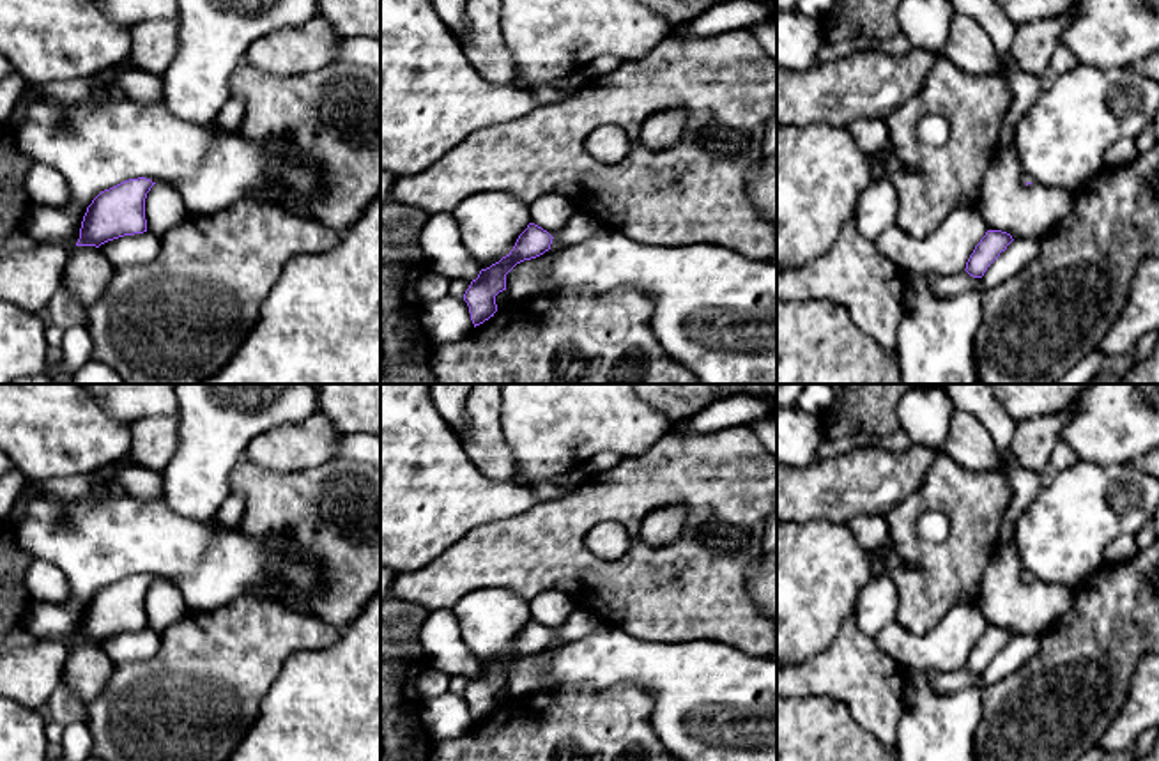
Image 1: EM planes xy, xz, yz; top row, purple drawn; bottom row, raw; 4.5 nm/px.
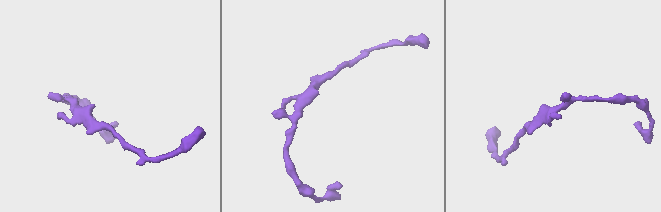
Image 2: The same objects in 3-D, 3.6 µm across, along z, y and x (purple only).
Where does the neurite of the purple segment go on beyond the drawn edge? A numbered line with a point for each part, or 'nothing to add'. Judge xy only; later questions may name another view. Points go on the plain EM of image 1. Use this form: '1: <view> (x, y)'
nothing to add

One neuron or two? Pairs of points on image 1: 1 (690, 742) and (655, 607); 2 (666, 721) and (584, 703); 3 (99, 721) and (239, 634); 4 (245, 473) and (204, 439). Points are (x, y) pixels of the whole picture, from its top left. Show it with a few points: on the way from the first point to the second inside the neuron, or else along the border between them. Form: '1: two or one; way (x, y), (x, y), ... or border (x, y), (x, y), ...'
1: two; border (625, 630), (644, 639), (666, 643), (705, 641)
2: two; border (627, 682), (652, 698), (652, 730), (662, 742)
3: one; way (135, 717), (156, 717), (204, 669)
4: two; border (245, 457), (230, 476), (229, 491)

